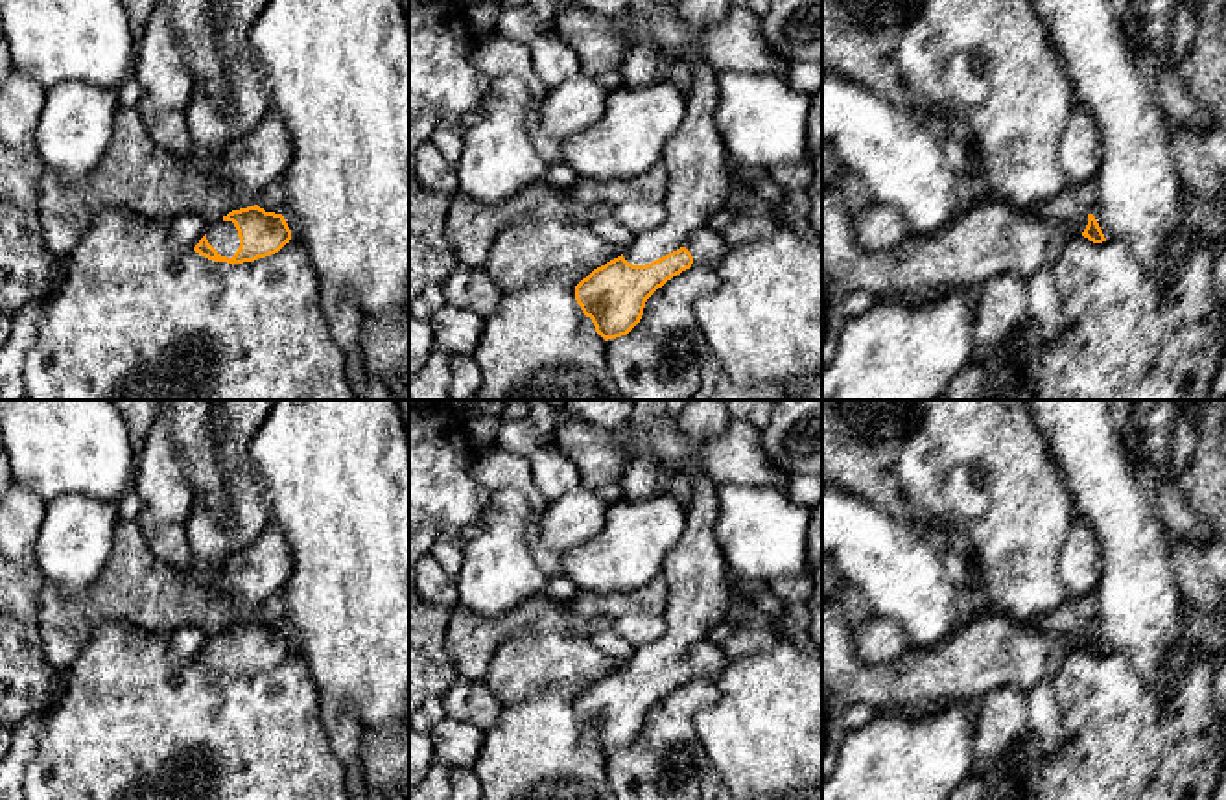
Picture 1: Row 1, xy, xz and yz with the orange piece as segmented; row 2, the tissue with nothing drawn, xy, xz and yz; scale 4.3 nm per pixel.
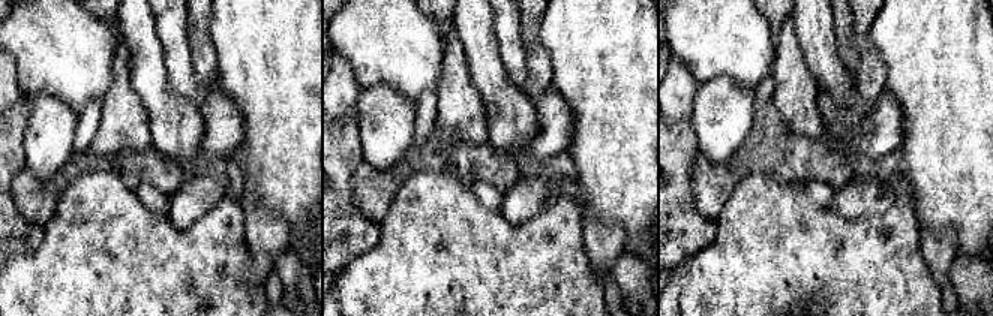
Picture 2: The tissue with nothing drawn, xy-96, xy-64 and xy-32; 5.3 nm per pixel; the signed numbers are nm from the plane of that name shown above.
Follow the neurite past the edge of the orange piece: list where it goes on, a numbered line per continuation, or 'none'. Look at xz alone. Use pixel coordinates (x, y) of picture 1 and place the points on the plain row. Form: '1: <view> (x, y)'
1: xz (699, 587)

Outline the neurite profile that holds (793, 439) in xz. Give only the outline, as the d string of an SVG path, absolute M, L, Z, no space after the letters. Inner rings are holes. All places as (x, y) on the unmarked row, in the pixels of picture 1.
M776 400L771 422L761 429L769 461L787 476L822 472L822 400Z

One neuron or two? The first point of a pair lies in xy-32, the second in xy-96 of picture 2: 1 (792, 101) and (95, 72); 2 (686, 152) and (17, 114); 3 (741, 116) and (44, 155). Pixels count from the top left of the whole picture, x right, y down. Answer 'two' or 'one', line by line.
1: two
2: one
3: one

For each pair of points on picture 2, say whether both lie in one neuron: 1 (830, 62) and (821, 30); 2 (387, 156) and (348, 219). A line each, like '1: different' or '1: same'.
1: same
2: different

